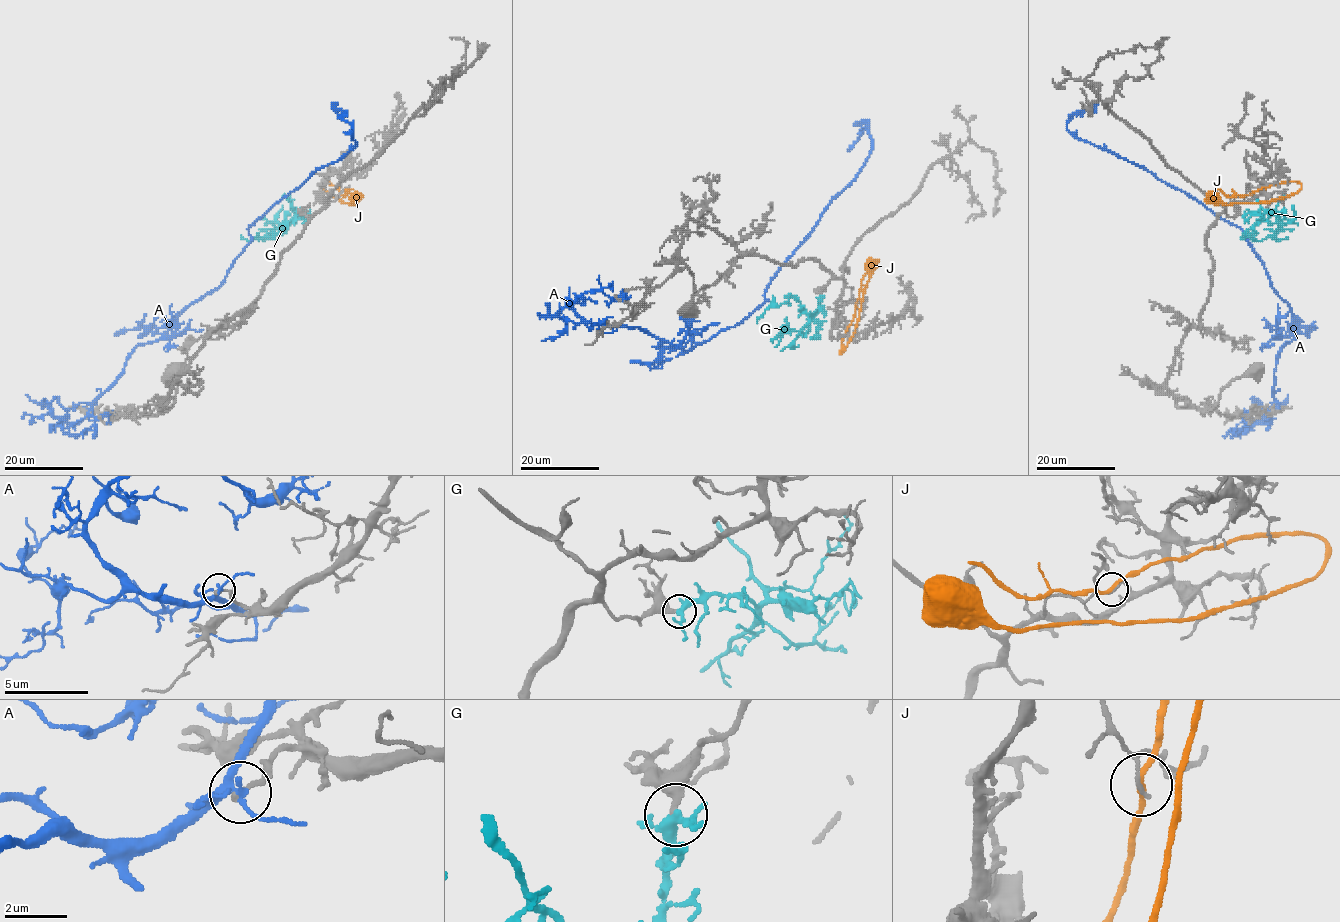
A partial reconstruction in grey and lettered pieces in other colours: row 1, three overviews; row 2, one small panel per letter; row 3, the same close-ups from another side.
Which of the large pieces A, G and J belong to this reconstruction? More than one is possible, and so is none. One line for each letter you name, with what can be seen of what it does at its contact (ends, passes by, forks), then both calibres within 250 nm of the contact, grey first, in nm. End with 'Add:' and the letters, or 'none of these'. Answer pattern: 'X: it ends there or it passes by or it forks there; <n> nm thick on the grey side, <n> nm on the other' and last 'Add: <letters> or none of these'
G: it forks there; 300 nm thick on the grey side, 260 nm on the other
Add: G

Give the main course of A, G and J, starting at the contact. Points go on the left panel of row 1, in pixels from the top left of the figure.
A: (88, 417), (137, 346), (161, 338), (216, 289), (251, 240), (248, 228), (353, 147), (333, 103)
G: (304, 215), (302, 211), (295, 214), (282, 229), (268, 237), (250, 240), (241, 234)
J: (341, 195), (338, 188), (325, 182), (324, 189), (342, 202), (352, 204), (361, 194)

